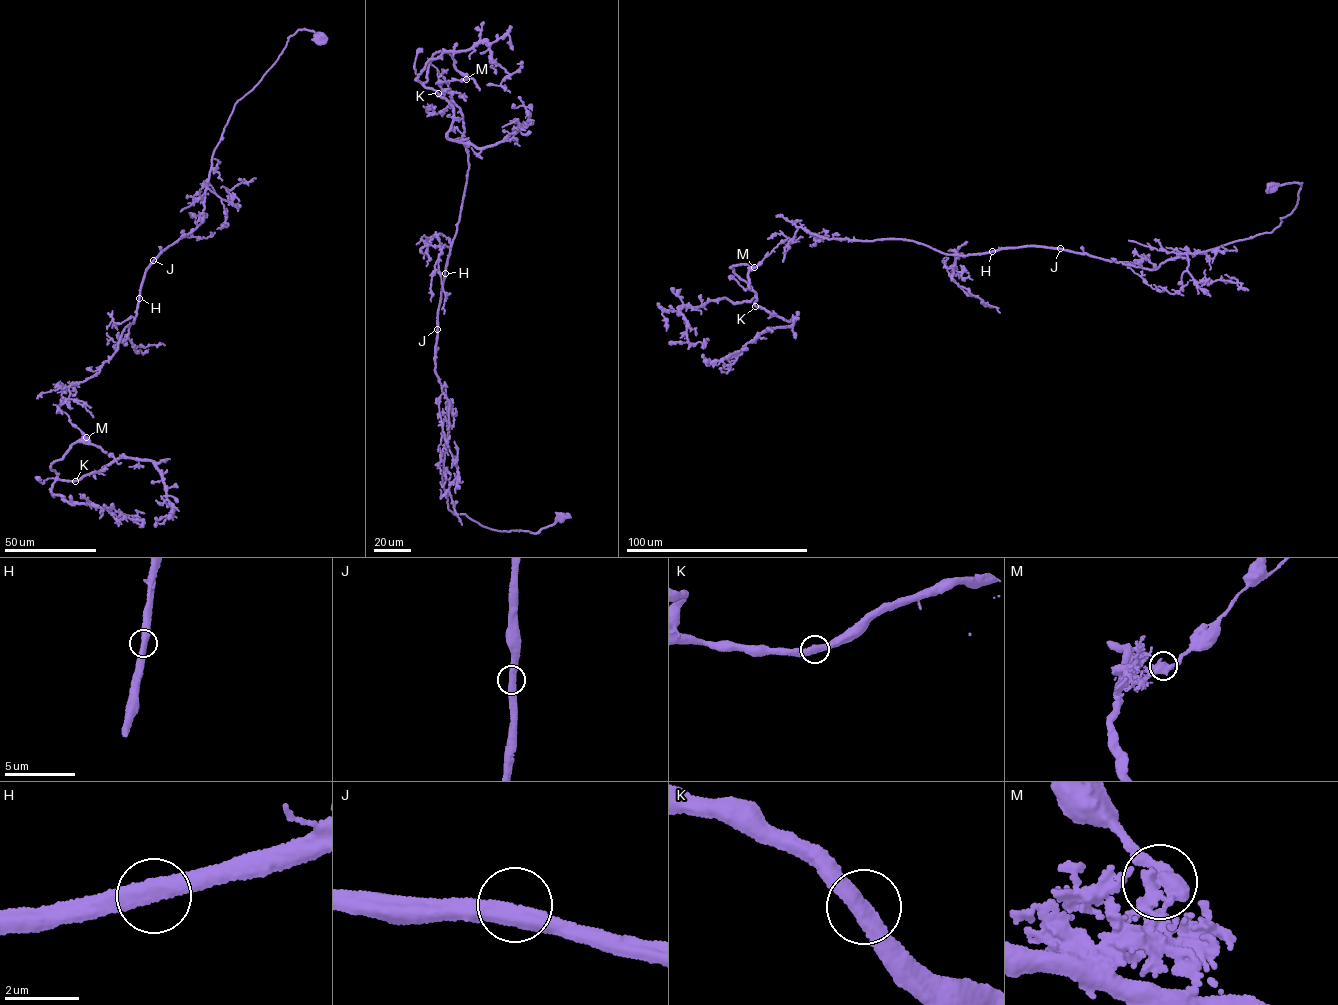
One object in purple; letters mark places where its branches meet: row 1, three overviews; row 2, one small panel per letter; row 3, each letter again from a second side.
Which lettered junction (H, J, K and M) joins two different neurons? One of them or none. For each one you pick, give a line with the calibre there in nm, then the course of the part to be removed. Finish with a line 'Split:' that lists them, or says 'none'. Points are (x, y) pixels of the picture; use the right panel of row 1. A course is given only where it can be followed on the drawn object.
M: 440 nm | (754, 267), (730, 267), (755, 292), (758, 307), (795, 319), (761, 332), (729, 357), (708, 358), (707, 366)
Split: M

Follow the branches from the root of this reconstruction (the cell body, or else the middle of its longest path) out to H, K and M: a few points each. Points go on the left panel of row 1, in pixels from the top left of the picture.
H: (319, 38), (304, 29), (291, 35), (274, 64), (235, 104), (211, 157), (204, 220), (146, 269), (139, 298)
K: (319, 38), (291, 35), (235, 104), (204, 220), (69, 387), (59, 408), (86, 437), (51, 468), (75, 481)
M: (319, 38), (291, 35), (235, 104), (204, 220), (146, 269), (118, 349), (69, 387), (59, 408), (86, 437)

